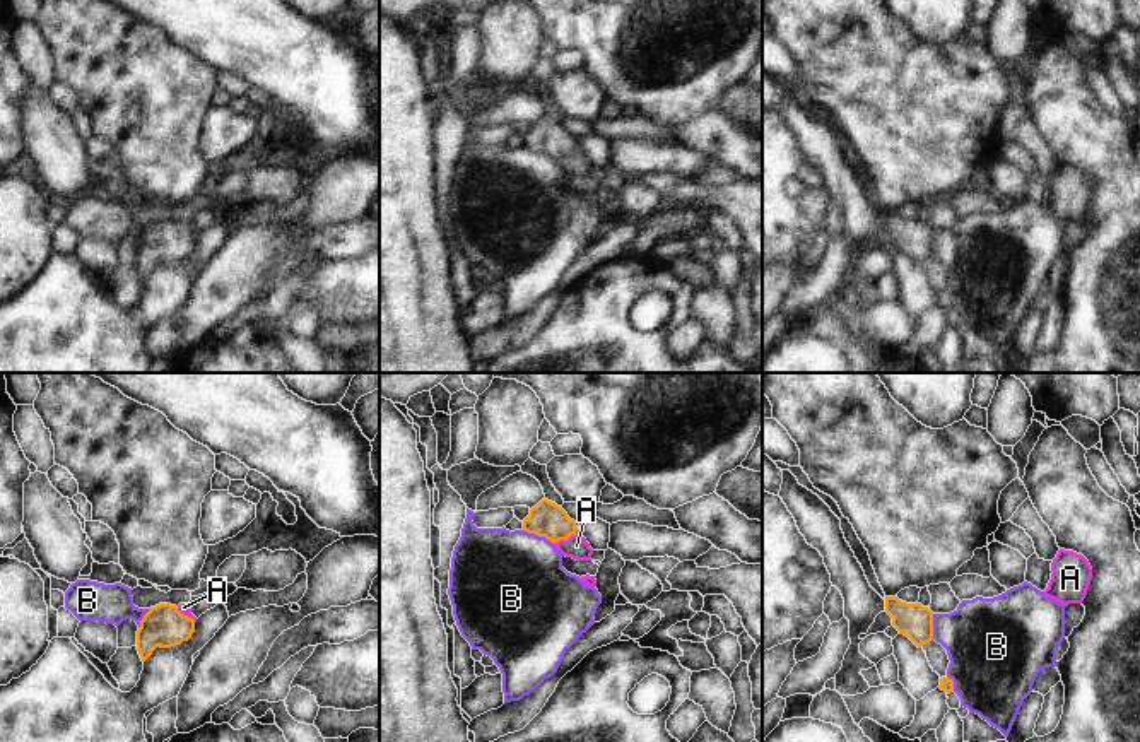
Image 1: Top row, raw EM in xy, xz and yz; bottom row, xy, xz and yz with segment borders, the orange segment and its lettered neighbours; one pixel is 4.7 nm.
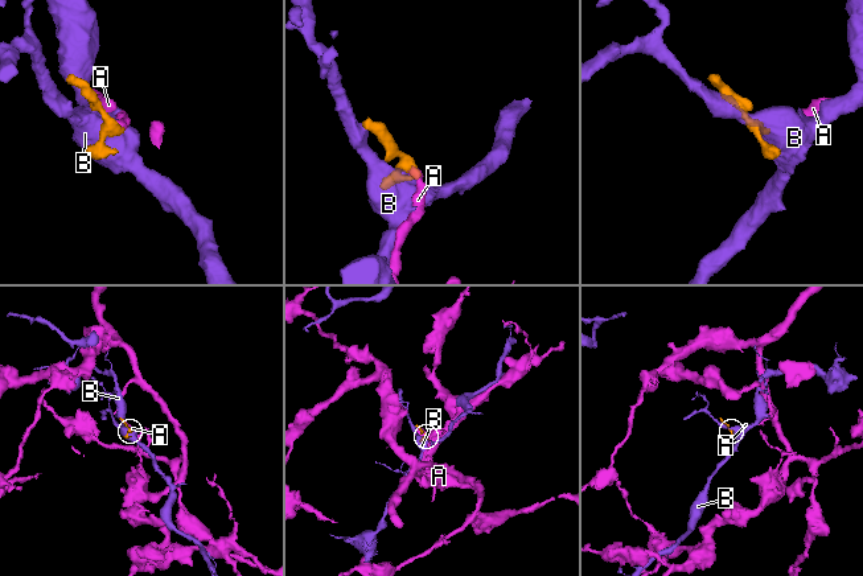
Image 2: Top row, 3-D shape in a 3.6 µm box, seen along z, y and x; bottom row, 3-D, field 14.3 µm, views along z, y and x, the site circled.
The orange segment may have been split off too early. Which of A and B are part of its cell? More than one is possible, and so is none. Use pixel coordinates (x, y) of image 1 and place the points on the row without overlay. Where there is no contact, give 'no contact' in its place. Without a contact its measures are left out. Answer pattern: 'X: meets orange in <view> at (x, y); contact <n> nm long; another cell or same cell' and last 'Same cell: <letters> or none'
A: meets orange in xz at (566, 156); contact 130 nm long; same cell
B: meets orange in xz at (539, 153); contact 160 nm long; another cell
Same cell: A

